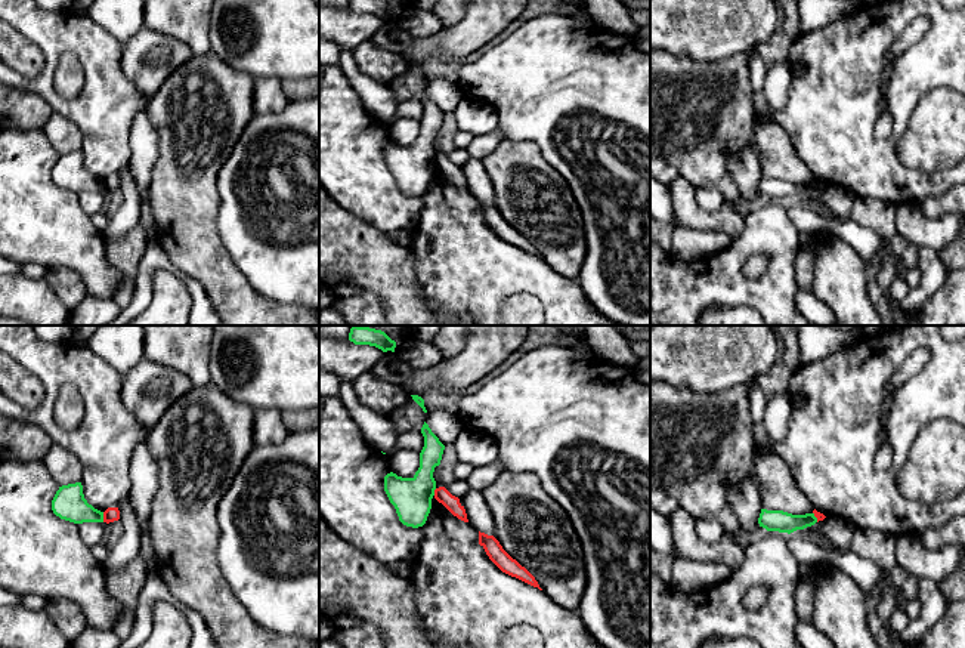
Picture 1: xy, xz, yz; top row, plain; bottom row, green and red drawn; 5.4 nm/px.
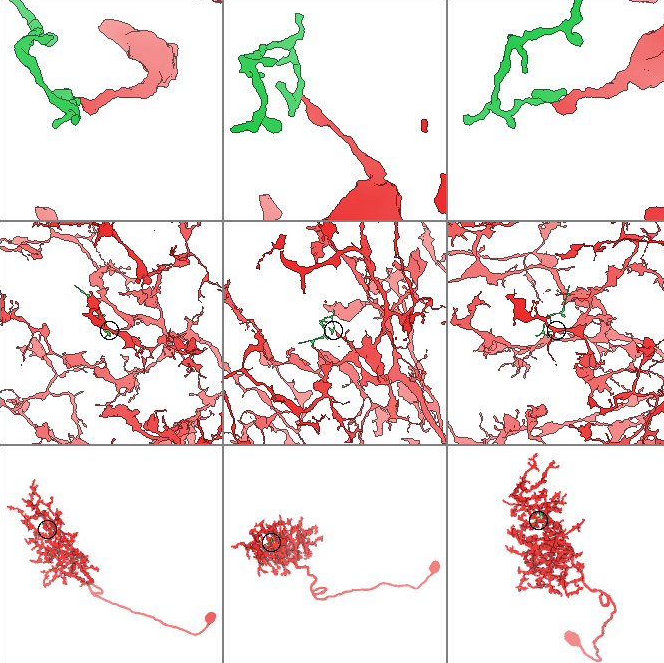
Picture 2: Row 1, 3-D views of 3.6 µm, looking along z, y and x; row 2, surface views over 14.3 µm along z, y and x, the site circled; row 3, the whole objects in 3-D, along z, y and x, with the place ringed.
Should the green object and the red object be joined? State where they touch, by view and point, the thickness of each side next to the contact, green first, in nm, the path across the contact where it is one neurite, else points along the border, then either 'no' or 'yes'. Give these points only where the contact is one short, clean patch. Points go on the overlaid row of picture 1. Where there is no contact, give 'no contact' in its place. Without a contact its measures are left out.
xy (102, 517) | 180/80 nm | along xy (102, 512), (104, 521) | no

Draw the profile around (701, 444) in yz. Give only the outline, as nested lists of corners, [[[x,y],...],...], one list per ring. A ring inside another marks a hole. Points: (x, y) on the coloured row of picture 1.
[[[650,382],[650,488],[664,490],[692,518],[717,518],[727,490],[752,475],[754,422],[748,385],[700,394],[668,382]]]

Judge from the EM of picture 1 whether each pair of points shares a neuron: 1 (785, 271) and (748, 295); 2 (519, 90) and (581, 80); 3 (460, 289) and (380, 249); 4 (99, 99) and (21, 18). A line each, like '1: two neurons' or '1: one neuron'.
1: one neuron
2: one neuron
3: two neurons
4: one neuron

